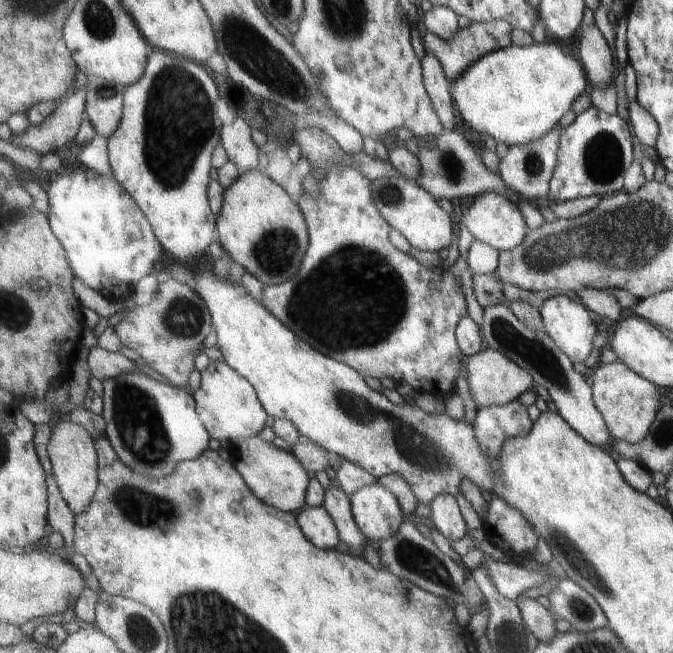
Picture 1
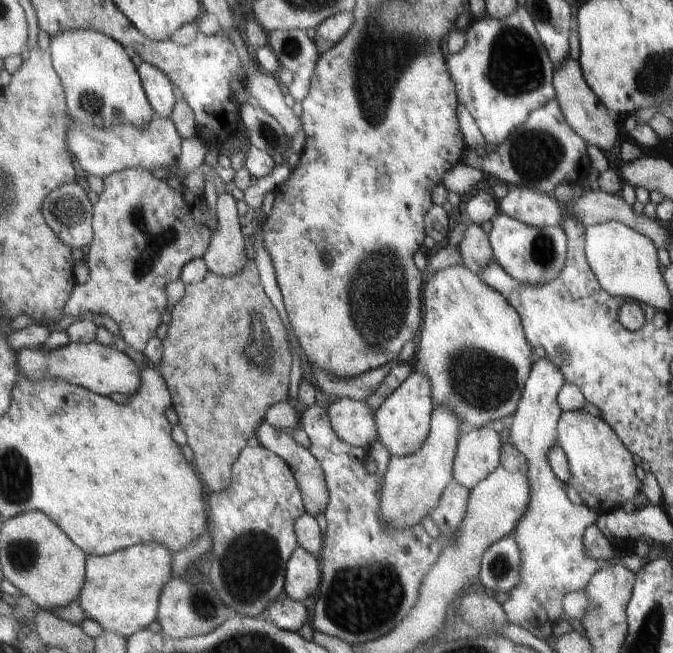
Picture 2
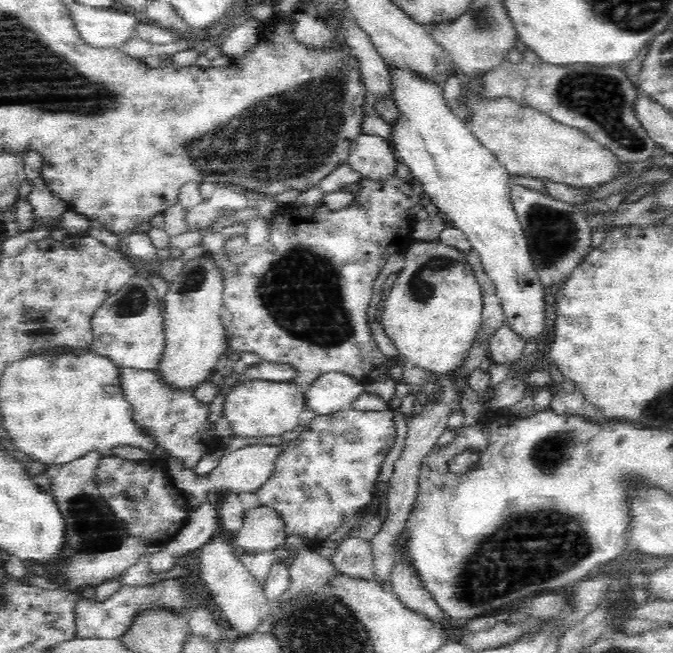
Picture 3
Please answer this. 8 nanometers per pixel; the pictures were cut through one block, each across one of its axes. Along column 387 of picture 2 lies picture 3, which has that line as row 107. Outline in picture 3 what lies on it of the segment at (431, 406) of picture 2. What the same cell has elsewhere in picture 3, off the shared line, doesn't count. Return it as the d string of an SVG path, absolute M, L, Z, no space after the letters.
M389 69L393 82L393 101L400 108L400 116L392 124L392 148L398 162L404 163L414 177L423 184L425 194L439 207L439 212L448 223L466 234L471 248L478 253L486 276L494 283L494 293L498 295L504 322L522 338L524 344L530 340L540 342L546 330L546 293L548 292L538 276L533 256L531 242L522 230L522 225L514 213L508 189L509 172L472 134L468 124L464 123L443 97L440 85L430 84L430 81L418 80L414 73L402 72L400 69Z

